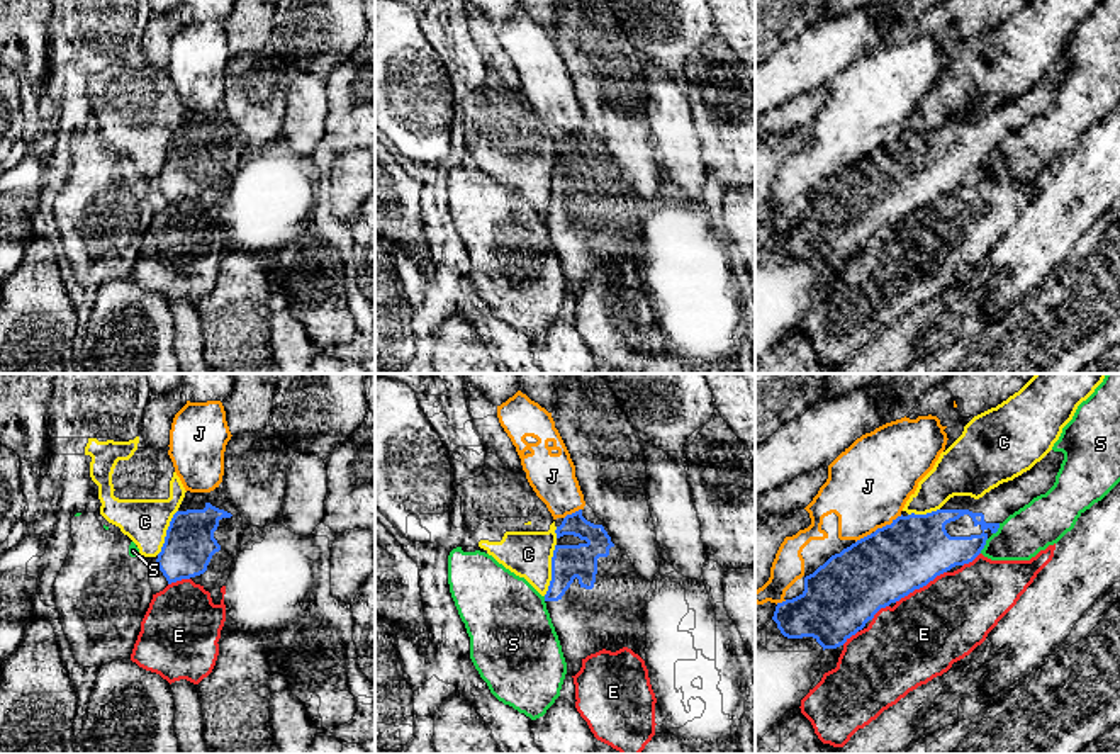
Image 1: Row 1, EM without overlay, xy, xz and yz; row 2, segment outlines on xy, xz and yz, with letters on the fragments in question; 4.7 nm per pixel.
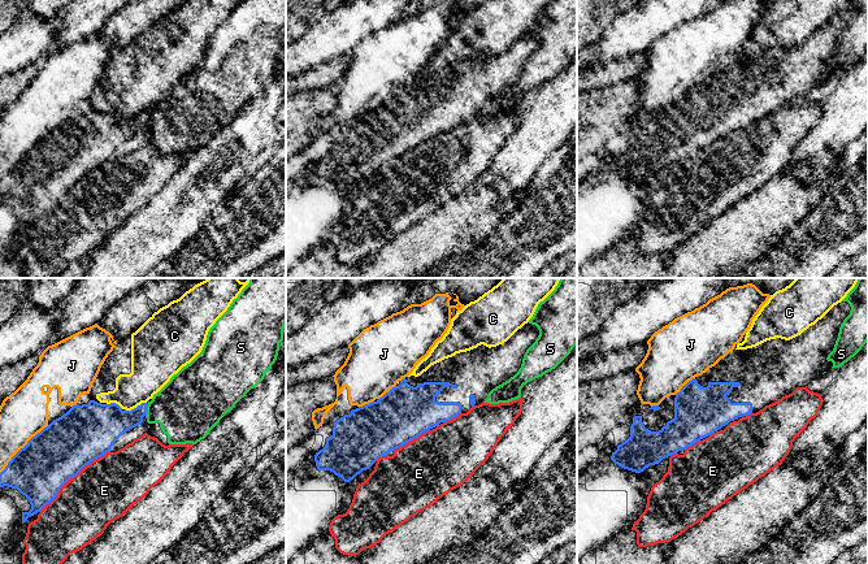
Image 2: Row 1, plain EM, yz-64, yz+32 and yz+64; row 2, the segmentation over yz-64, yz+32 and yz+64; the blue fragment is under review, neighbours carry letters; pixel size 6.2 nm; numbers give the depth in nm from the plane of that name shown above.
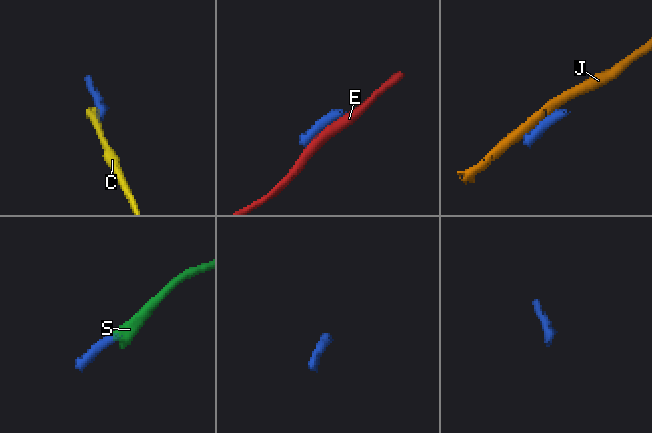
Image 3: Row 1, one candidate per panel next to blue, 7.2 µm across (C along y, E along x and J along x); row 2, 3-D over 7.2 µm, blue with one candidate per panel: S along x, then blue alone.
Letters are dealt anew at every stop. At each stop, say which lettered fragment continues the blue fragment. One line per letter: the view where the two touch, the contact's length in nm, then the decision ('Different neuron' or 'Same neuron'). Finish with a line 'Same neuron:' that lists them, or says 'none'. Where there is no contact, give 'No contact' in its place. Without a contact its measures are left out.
C: Touches blue in xz. Shared border 260 nm. Different neuron
E: Touches blue in yz. Shared border 280 nm. Different neuron
J: Touches blue in yz. Shared border 160 nm. Different neuron
S: Touches blue in yz. Shared border 80 nm. Different neuron
Same neuron: none

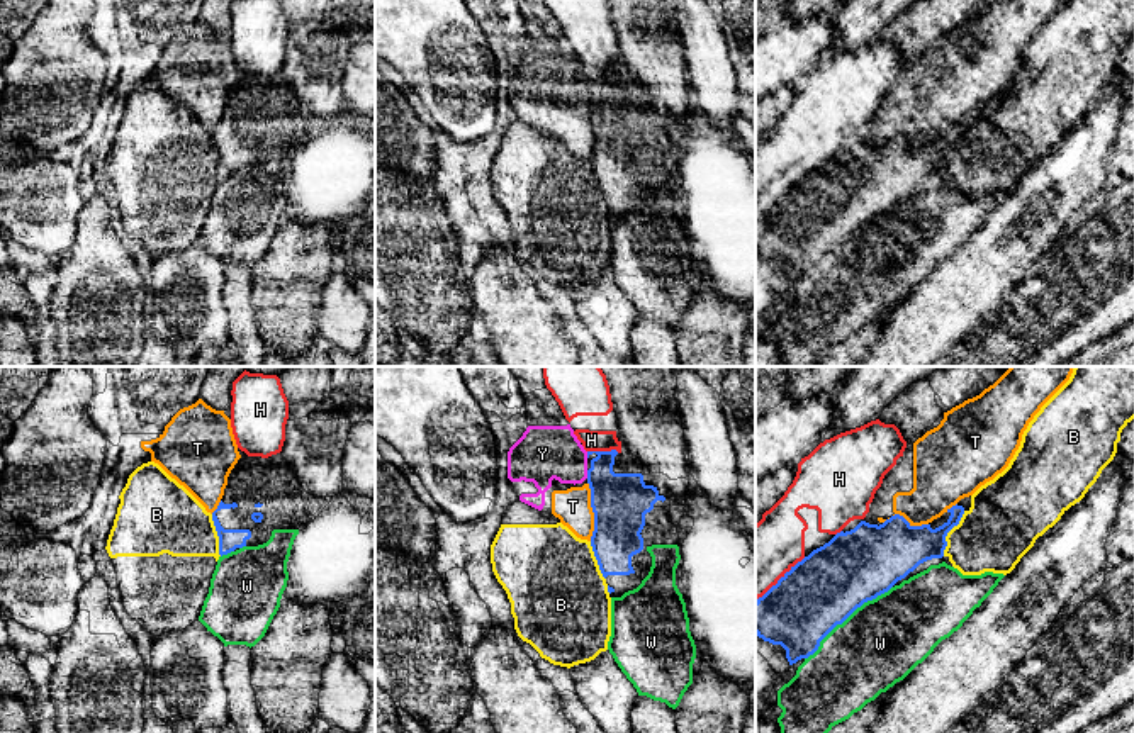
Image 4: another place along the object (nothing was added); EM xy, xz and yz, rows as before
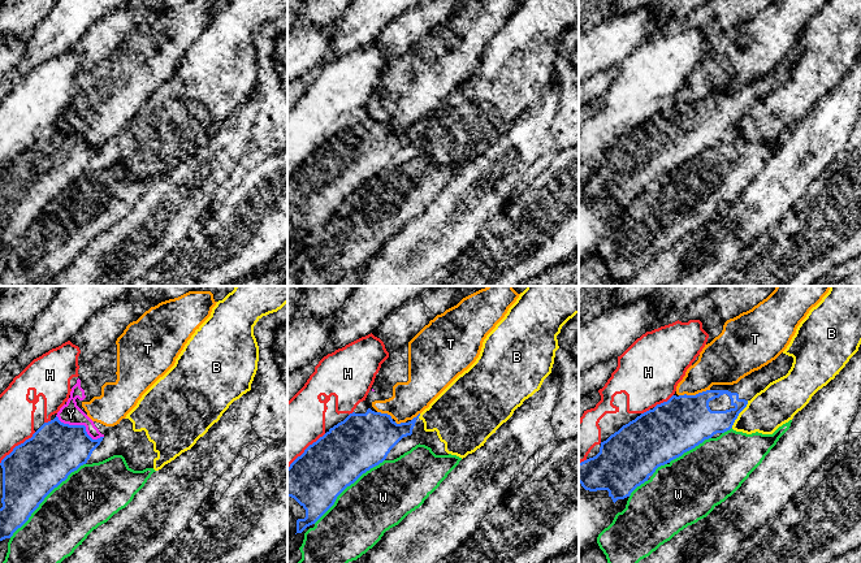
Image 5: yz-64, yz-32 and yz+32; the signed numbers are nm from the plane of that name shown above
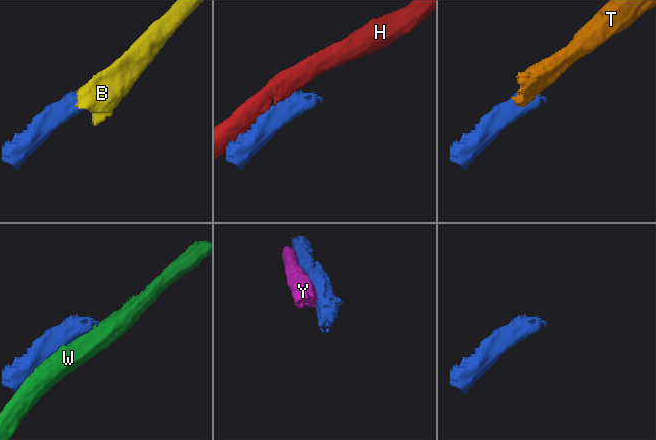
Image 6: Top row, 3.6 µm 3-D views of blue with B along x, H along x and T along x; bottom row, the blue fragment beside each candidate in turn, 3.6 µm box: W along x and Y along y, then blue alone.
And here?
B: Touches blue in yz. Shared border 240 nm. Different neuron
H: Touches blue in xz. Shared border 150 nm. Different neuron
T: Touches blue in xz. Shared border 280 nm. Different neuron
W: Touches blue in yz. Shared border 550 nm. Different neuron
Y: Touches blue in xz. Shared border 40 nm. Different neuron
Same neuron: none

